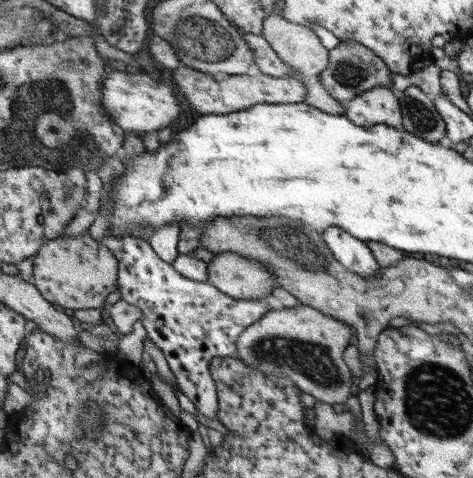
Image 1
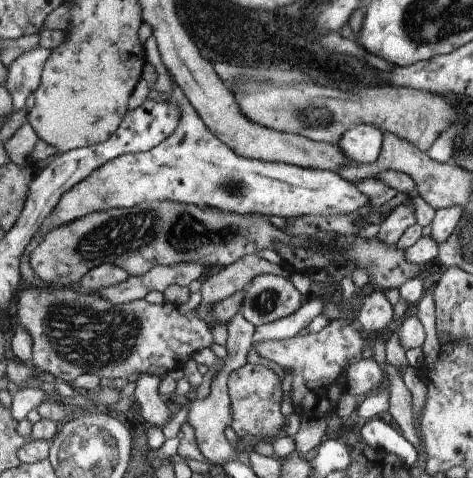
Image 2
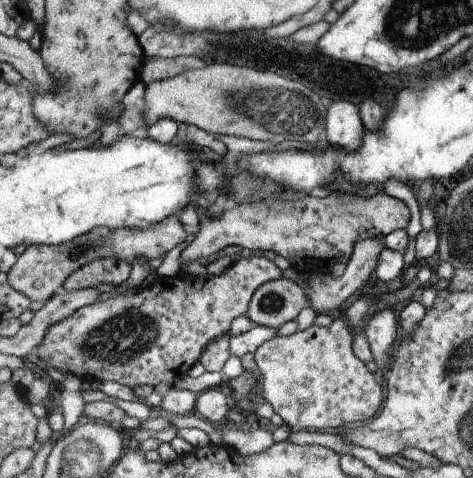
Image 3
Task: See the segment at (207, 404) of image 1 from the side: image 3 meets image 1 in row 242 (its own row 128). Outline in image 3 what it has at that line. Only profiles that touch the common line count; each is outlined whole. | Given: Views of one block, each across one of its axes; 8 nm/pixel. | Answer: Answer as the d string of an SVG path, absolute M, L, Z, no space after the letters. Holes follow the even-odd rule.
M139 80L131 92L127 94L123 106L125 112L121 116L121 120L105 124L101 130L101 138L97 140L99 146L113 146L117 144L123 136L135 136L141 140L149 140L151 138L151 126L147 122L147 84L143 80Z

